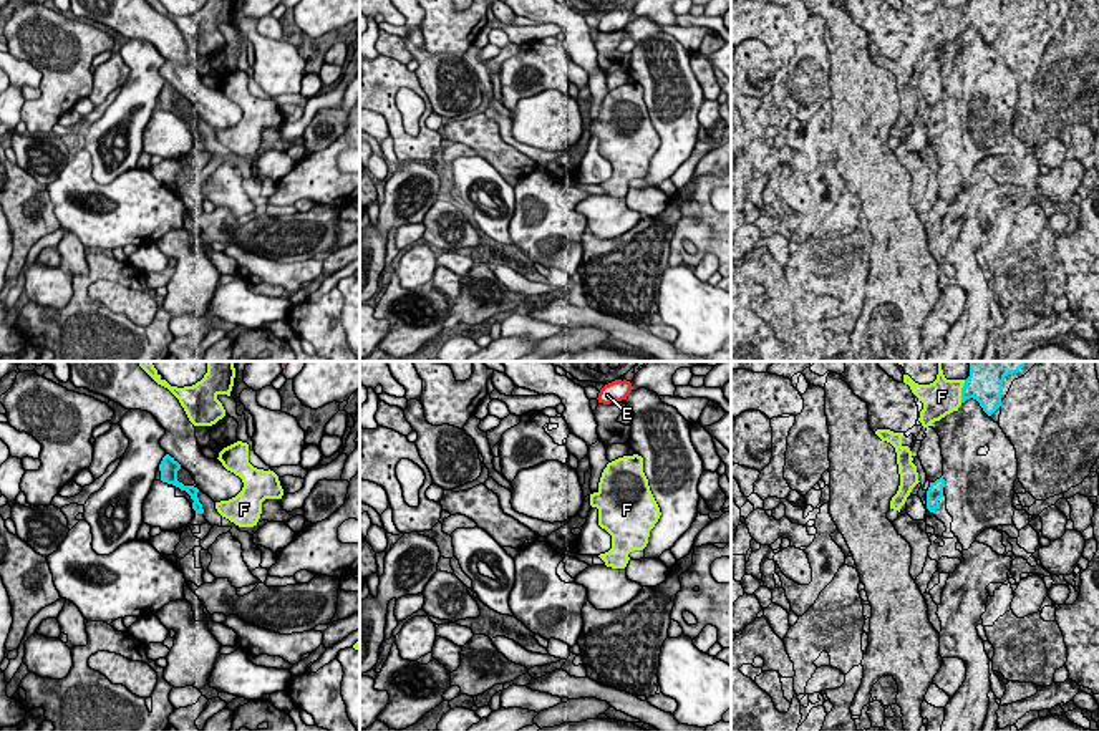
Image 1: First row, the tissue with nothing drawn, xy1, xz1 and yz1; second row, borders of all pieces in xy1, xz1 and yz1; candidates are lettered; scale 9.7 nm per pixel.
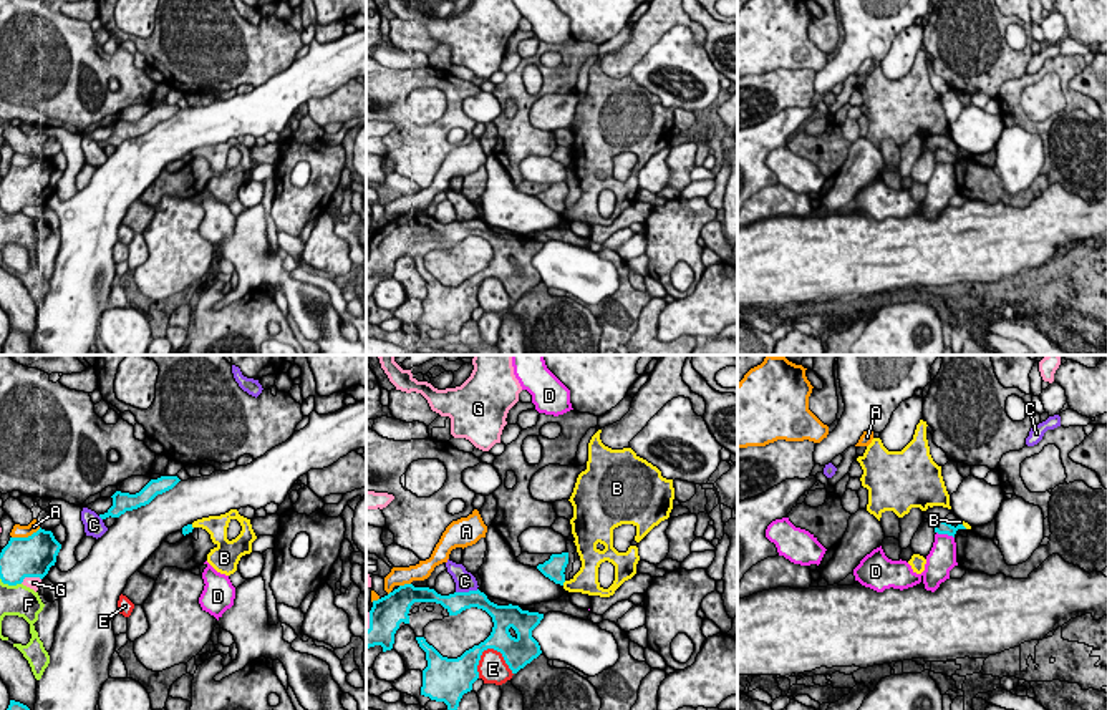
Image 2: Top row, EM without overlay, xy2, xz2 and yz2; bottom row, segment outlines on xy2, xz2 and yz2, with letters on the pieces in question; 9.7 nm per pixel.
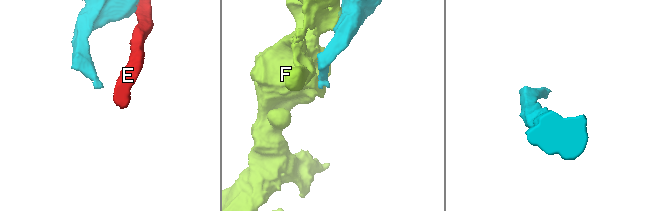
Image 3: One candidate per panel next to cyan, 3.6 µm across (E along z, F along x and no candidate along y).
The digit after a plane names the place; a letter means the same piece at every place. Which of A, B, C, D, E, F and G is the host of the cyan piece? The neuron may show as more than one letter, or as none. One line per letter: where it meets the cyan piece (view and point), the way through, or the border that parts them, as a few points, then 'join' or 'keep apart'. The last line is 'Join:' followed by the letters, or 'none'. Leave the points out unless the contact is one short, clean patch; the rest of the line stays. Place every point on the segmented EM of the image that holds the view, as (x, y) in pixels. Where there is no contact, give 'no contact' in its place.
A: contact xy2 (25, 538); keep apart
B: contact xz2 (564, 581); border xz2 (565, 581), (562, 584); keep apart
C: contact xz2 (466, 593); keep apart
D: contact yz2 (945, 533); border yz2 (937, 531), (953, 538); keep apart
E: contact xz2 (501, 652); keep apart
F: contact yz1 (962, 392); keep apart
G: contact xy2 (30, 576); keep apart
Join: none

